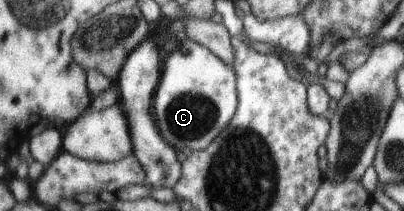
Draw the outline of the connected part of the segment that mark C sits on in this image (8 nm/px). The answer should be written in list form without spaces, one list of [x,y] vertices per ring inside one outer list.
[[[188,38],[184,39],[180,43],[179,49],[172,51],[165,57],[163,77],[160,78],[159,89],[156,90],[155,102],[152,103],[152,106],[154,106],[154,113],[156,113],[156,123],[159,123],[164,139],[167,139],[172,147],[176,147],[177,150],[188,147],[193,152],[204,150],[224,131],[224,127],[230,123],[236,113],[236,74],[232,66],[211,49]]]

